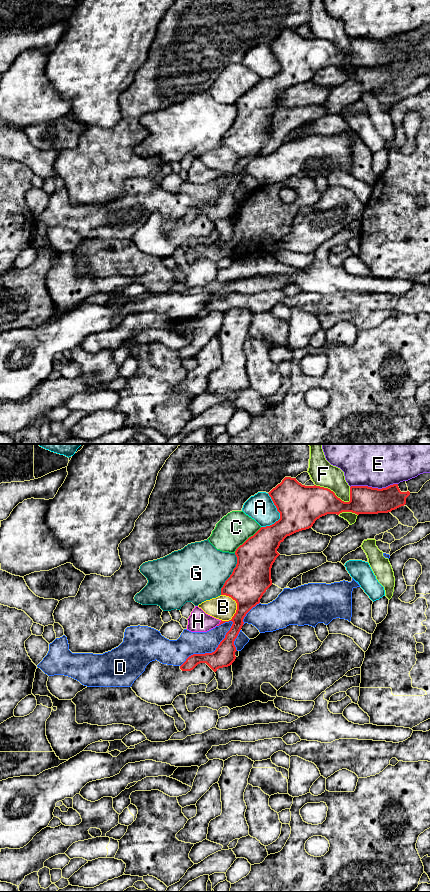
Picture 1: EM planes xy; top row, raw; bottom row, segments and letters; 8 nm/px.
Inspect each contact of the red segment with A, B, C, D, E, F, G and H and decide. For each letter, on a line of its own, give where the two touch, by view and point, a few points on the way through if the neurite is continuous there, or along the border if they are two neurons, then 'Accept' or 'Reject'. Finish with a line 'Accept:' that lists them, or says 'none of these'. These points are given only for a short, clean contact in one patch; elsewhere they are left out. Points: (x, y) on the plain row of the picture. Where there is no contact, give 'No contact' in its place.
A: Touches red at xy (280, 67). Reject
B: Touches red at xy (237, 156). Reject
C: Touches red at xy (248, 90). Reject
D: Touches red at xy (210, 205). Reject
E: Touches red at xy (373, 40). Reject
F: Touches red at xy (333, 44). Reject
G: Touches red at xy (231, 126). Reject
H: Touches red at xy (220, 175). Boundary: xy (221, 172), (216, 177). Reject
Accept: none of these

